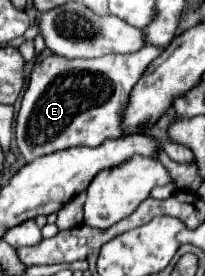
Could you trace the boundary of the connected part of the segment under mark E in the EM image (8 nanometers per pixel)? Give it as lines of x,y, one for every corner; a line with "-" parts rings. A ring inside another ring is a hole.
144,45
134,53
112,53
94,59
66,59
48,55
40,59
30,75
16,117
16,143
22,157
30,163
42,155
62,149
88,145
98,147
106,139
124,135
122,115
128,107
130,93
146,67
160,55
160,49

